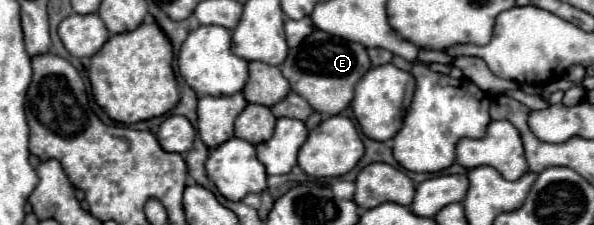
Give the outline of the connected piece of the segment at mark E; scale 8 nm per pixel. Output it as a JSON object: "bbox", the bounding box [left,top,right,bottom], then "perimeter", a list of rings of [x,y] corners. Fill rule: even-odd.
{"bbox":[278,30,370,116],"perimeter":[[[314,30],[298,48],[292,48],[286,60],[278,66],[282,76],[290,82],[290,90],[298,92],[310,102],[310,106],[326,116],[344,112],[354,96],[354,84],[366,74],[370,66],[368,52],[358,42],[348,42],[336,36],[330,36],[322,30]]]}

